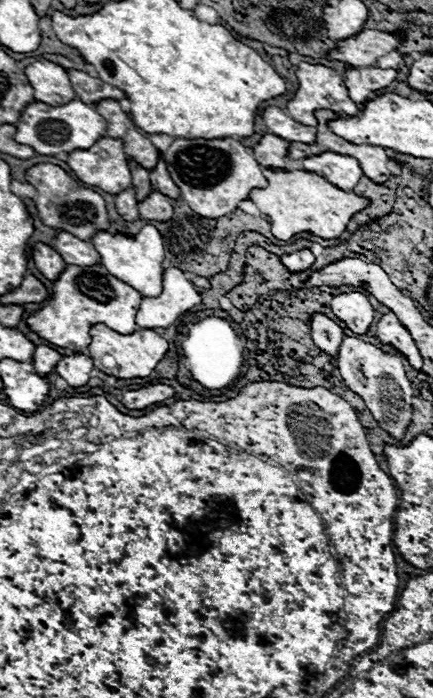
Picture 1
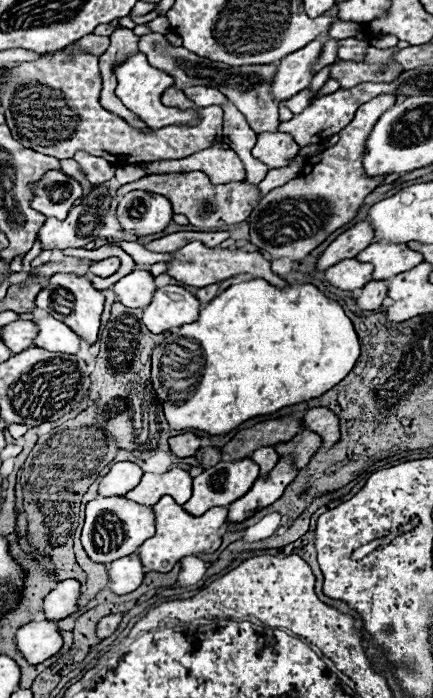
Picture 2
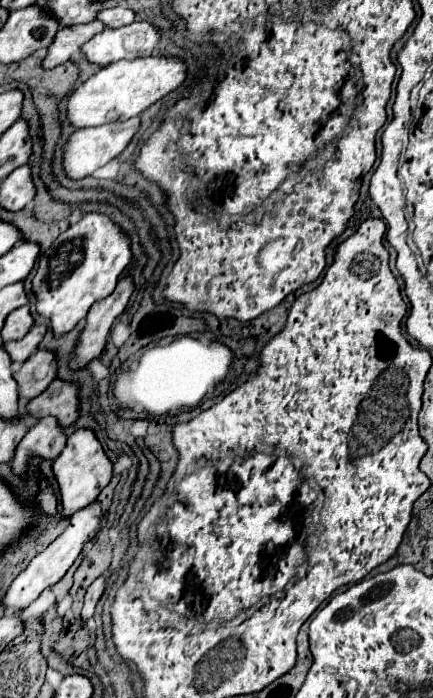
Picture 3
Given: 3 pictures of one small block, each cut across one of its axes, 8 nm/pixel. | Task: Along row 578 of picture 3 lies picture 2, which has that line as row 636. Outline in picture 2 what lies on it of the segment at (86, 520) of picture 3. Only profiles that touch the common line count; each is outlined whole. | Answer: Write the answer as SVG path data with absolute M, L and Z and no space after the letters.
M40 620L18 628L16 648L28 664L40 664L62 648L62 636L56 622Z

